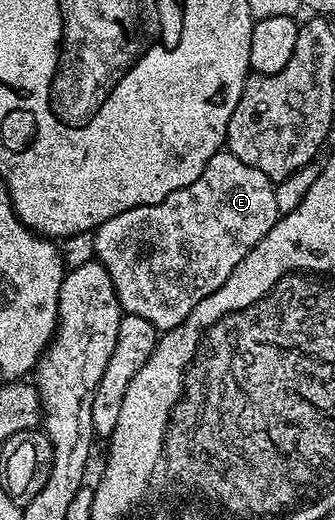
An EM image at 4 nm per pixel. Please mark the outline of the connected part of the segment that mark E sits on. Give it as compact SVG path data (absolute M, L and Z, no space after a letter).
M222 152L207 160L207 168L187 188L179 188L171 192L159 204L136 206L97 227L94 238L96 261L107 268L111 280L115 284L117 299L125 314L143 316L143 320L151 323L156 330L164 332L174 330L199 304L199 300L207 300L223 284L227 284L227 276L235 272L235 268L271 232L277 223L279 211L275 204L275 183L259 168L251 168L251 164L243 164L239 156Z

